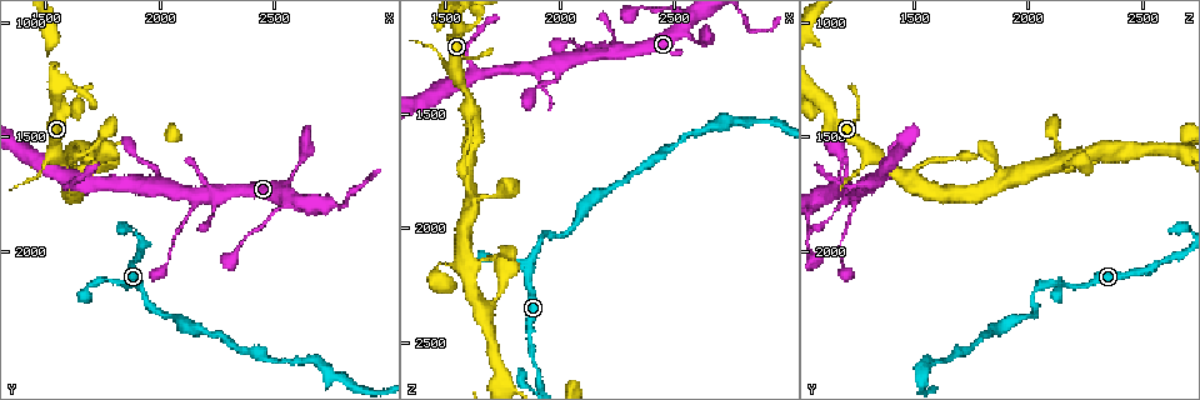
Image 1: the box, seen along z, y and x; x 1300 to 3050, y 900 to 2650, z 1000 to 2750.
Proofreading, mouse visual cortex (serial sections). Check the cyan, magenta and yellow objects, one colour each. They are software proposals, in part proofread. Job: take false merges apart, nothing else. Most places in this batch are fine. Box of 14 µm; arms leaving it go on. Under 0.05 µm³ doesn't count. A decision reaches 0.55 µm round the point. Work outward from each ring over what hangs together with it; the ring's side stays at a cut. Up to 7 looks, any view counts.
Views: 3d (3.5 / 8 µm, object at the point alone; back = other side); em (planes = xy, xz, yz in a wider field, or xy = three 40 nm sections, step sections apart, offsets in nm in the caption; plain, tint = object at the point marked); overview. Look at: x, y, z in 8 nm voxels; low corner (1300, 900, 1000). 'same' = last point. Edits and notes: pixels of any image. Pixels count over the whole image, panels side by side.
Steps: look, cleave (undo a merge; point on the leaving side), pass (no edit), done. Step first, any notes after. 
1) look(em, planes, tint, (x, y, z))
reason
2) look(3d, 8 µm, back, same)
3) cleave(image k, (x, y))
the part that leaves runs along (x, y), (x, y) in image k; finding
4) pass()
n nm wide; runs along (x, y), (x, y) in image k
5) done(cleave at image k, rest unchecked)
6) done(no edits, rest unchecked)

look(3d, 3.5 µm, (2230, 1740, 1220))
three arms meet

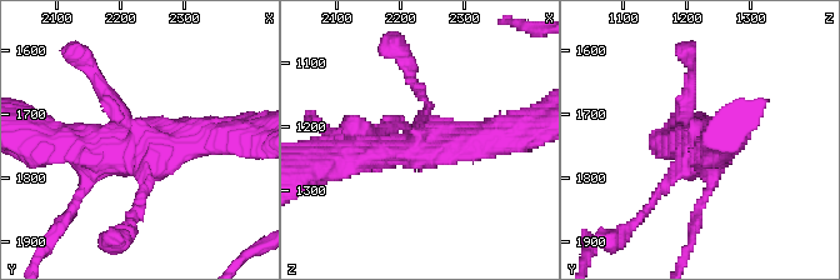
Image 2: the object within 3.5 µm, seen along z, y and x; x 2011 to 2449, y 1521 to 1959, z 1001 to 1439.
look(em, xy, step 3, tint, (2225, 1750, 1230))
shape alone is not enough

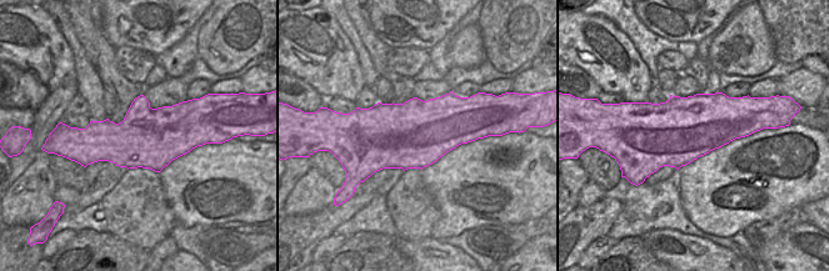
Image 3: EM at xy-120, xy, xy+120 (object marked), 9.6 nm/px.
pass()
runs along (498, 131), (460, 148), (336, 160) in image 2; all the same cell

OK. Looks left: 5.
look(3d, 3.5 µm, (2000, 1700, 1290))
small branch off a trunk

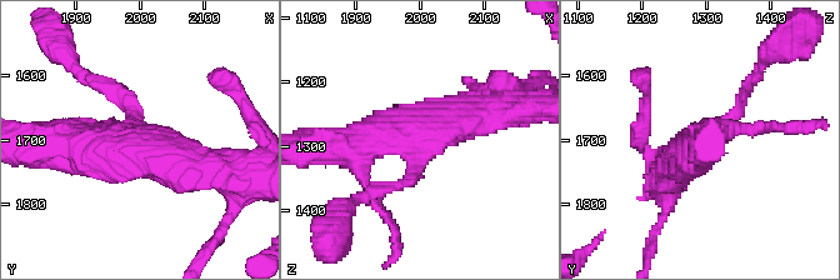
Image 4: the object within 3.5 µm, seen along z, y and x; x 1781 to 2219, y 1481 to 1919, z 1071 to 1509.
look(em, xy, step 2, tint, (2010, 1705, 1285))
3 arms; arms of 200, 400, 500 nm

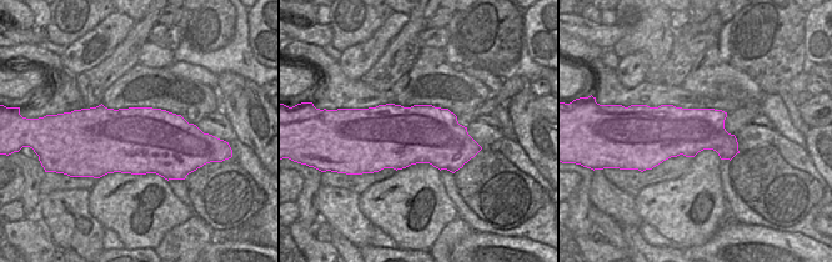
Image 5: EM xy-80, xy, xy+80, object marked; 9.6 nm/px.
pass()
runs along (508, 109), (423, 121), (354, 144) in image 4; all the same cell

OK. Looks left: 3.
look(3d, 3.5 µm, (1850, 2160, 2190))
three-way junction

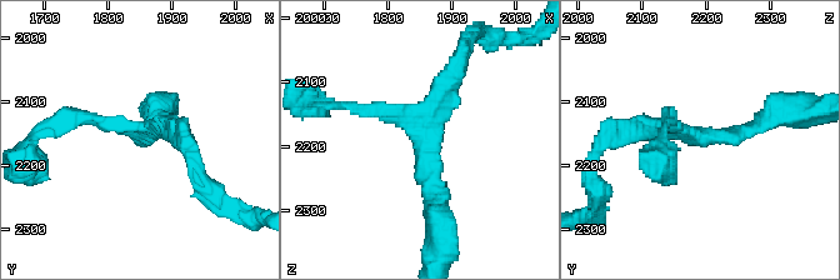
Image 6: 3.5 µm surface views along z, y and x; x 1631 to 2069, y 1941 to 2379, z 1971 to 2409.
look(em, xy, step 5, tint, (1855, 2155, 2180))
3 arms; arms of 150, 200, 250 nm

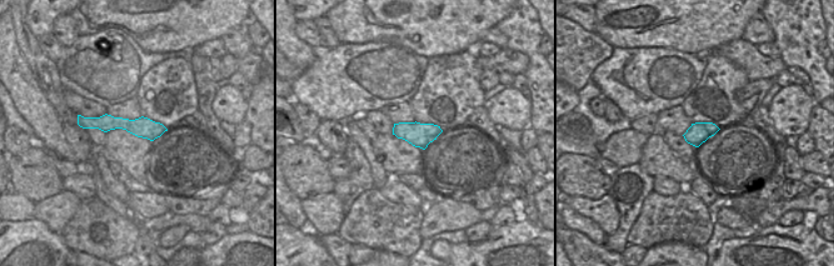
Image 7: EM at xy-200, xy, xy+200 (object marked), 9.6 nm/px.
pass()
runs along (438, 205), (423, 135), (458, 64) in image 6; all the same cell

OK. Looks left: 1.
done(no edits, rest unchecked)

